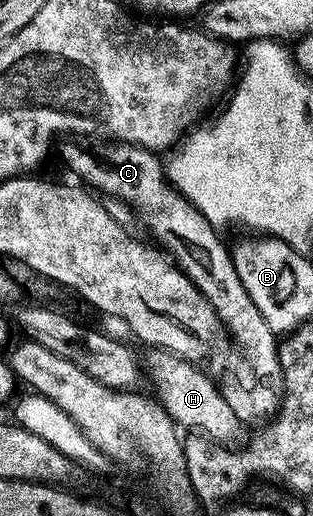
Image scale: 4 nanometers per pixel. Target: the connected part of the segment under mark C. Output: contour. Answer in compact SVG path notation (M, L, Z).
M66 138L57 143L56 152L61 160L81 183L86 182L87 187L92 186L134 210L159 243L156 244L170 252L173 263L208 300L223 329L228 330L236 348L235 356L211 357L206 370L236 418L243 424L250 424L257 418L269 419L279 409L284 387L278 338L245 292L236 274L233 257L218 238L217 229L169 183L157 153L131 142L110 142L105 149L94 152L84 150L77 142L77 139Z

